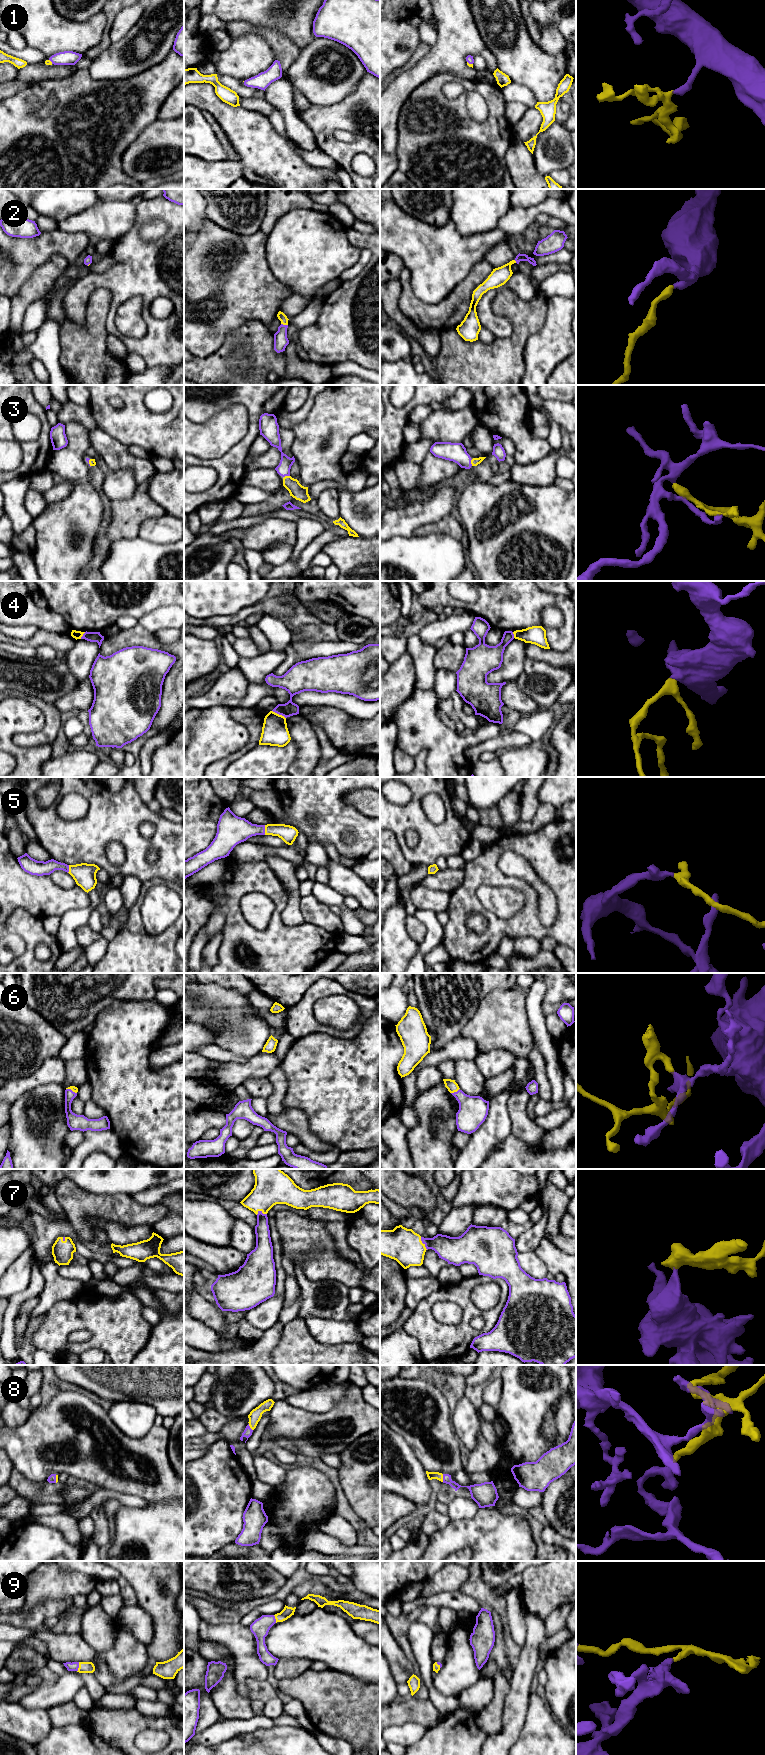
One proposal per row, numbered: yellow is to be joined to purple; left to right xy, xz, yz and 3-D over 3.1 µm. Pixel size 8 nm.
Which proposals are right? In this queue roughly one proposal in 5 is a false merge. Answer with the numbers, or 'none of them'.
1, 2, 3, 5, 6, 7, 8, 9

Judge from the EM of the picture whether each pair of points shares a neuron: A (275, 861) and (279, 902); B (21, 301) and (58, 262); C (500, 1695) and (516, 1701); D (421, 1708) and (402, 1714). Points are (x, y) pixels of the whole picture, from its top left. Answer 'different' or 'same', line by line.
A: different
B: same
C: different
D: same

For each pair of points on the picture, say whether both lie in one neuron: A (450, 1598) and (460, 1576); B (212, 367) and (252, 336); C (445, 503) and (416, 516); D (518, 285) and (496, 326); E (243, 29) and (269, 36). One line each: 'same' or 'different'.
A: different
B: same
C: same
D: same
E: same

